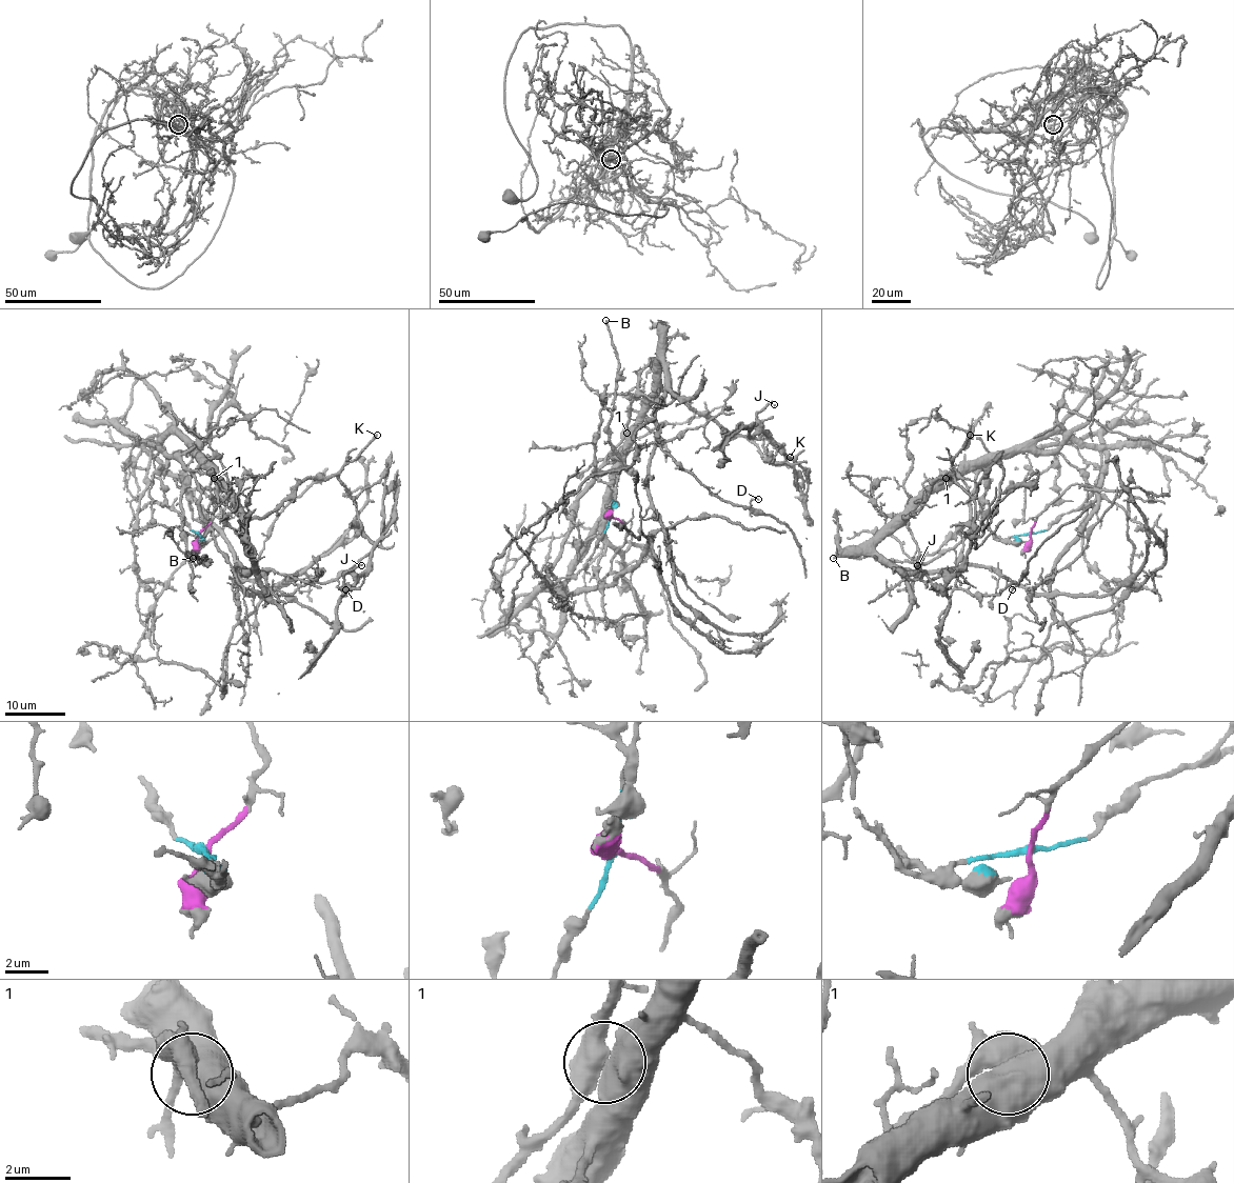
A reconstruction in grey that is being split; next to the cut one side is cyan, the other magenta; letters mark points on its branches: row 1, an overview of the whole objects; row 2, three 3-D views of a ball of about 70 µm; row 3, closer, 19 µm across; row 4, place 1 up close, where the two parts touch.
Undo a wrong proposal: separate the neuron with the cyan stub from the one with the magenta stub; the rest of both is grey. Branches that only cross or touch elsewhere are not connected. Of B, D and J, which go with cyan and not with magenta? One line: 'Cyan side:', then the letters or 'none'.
Cyan side: J

